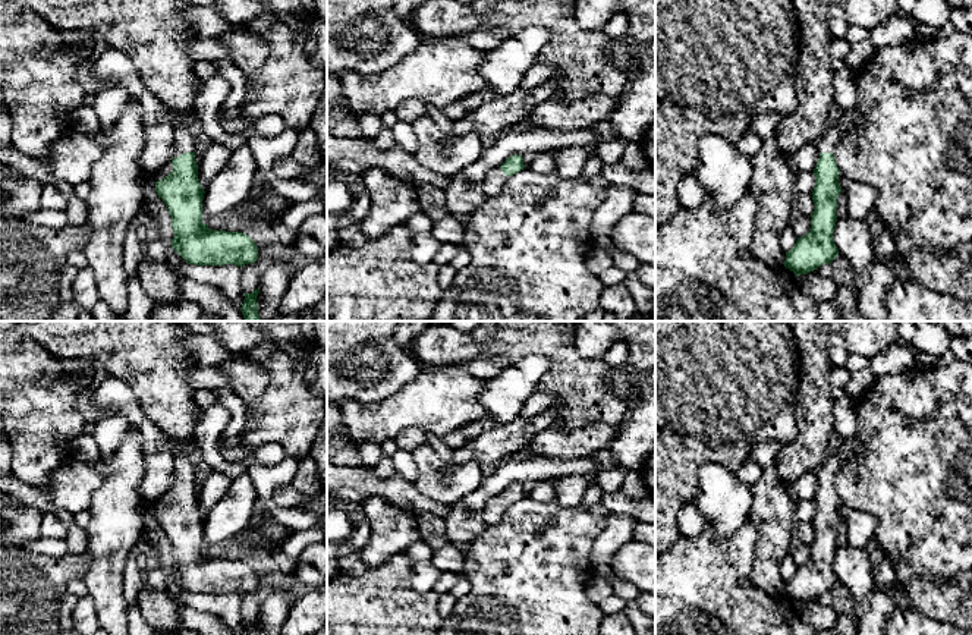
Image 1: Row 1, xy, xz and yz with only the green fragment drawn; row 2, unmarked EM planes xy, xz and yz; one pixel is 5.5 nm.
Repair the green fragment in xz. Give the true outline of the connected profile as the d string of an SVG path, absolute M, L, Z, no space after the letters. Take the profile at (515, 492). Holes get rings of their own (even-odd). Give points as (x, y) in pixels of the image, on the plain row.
M522 484L509 485L501 494L497 494L487 500L484 506L484 521L485 525L496 525L501 521L503 515L509 509L510 504L523 499L523 487Z

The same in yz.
M858 437L842 441L839 450L825 459L817 471L820 487L814 497L815 515L812 519L814 541L809 560L798 566L795 575L786 581L784 595L796 604L808 603L822 592L830 592L839 578L833 569L837 544L837 525L846 506L839 500L834 477L842 466L859 452Z

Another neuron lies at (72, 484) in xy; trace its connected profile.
M75 456L51 475L51 482L37 491L53 504L72 515L89 510L92 493L100 487L101 477Z

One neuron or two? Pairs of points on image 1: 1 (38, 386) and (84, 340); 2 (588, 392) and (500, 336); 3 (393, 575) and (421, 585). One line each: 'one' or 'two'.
1: two
2: one
3: two

